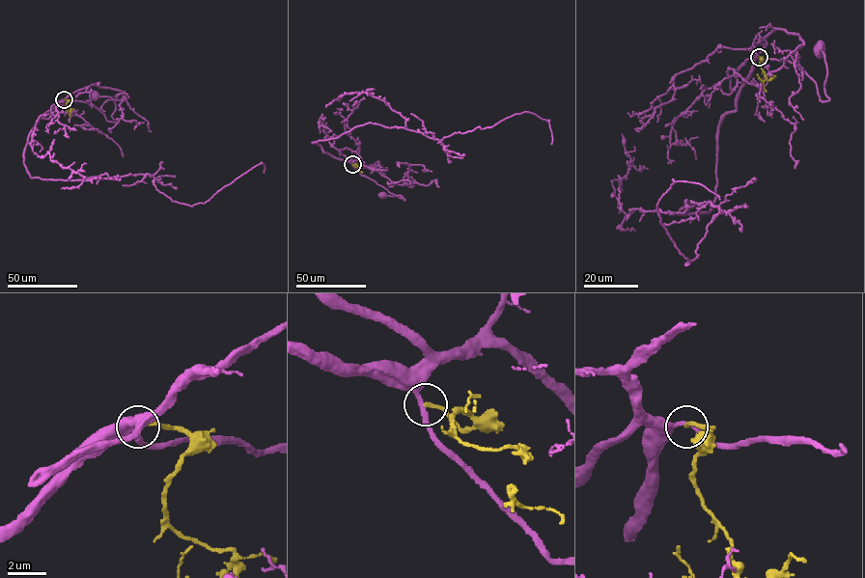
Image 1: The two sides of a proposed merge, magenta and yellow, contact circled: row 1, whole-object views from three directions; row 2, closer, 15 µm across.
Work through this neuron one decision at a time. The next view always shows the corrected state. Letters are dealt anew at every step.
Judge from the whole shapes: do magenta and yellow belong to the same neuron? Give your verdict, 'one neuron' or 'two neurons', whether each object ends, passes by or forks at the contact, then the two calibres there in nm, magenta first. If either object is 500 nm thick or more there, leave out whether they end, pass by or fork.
two neurons; magenta passes by; yellow ends; calibres 260 and 190 nm

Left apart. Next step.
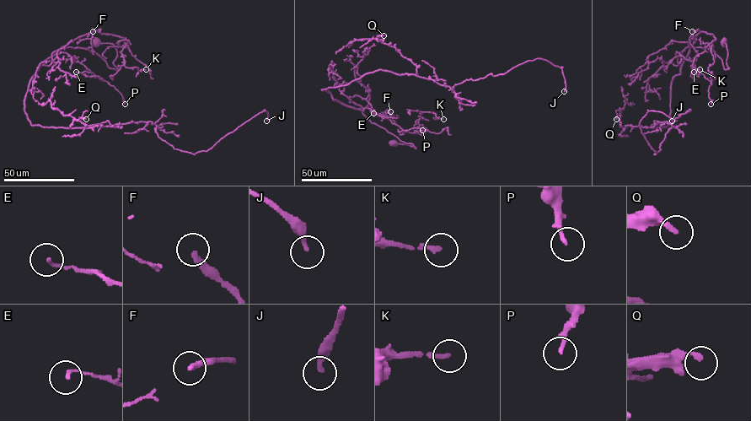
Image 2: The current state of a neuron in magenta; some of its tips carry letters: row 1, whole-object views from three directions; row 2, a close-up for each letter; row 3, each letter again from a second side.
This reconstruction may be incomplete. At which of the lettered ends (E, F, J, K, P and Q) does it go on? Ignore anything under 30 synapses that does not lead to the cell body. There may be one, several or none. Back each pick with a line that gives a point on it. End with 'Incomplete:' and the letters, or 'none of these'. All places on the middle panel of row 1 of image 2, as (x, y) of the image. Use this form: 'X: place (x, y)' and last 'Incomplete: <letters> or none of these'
F: place (390, 111)
J: place (564, 91)
Incomplete: F, J

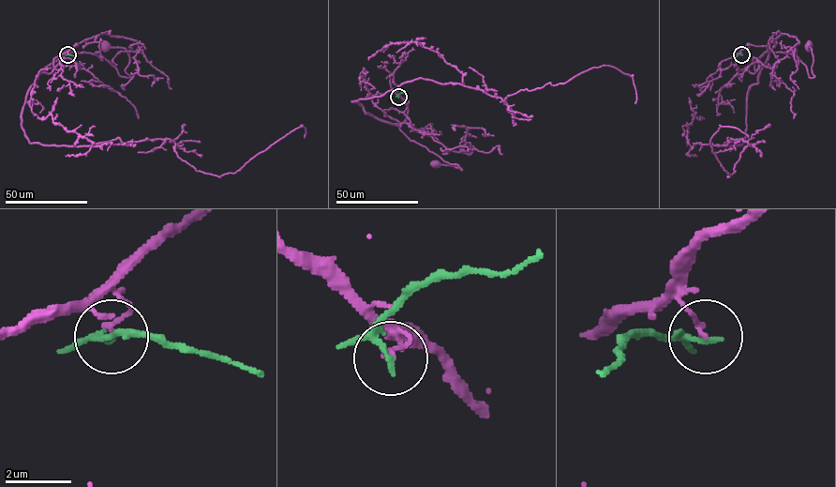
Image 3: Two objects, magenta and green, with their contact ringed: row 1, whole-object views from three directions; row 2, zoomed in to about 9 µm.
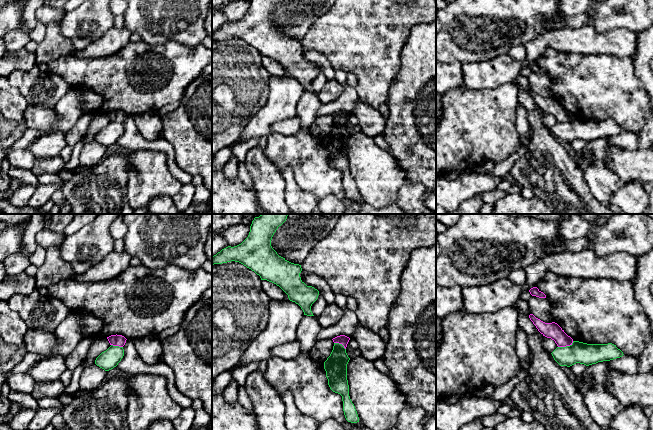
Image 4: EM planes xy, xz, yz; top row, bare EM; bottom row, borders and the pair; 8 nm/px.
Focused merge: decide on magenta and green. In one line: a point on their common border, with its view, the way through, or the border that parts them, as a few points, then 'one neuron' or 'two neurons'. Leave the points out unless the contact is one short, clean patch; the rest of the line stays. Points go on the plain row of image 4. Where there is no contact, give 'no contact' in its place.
yz (565, 122) | along yz (573, 117), (569, 121), (558, 123) | two neurons

